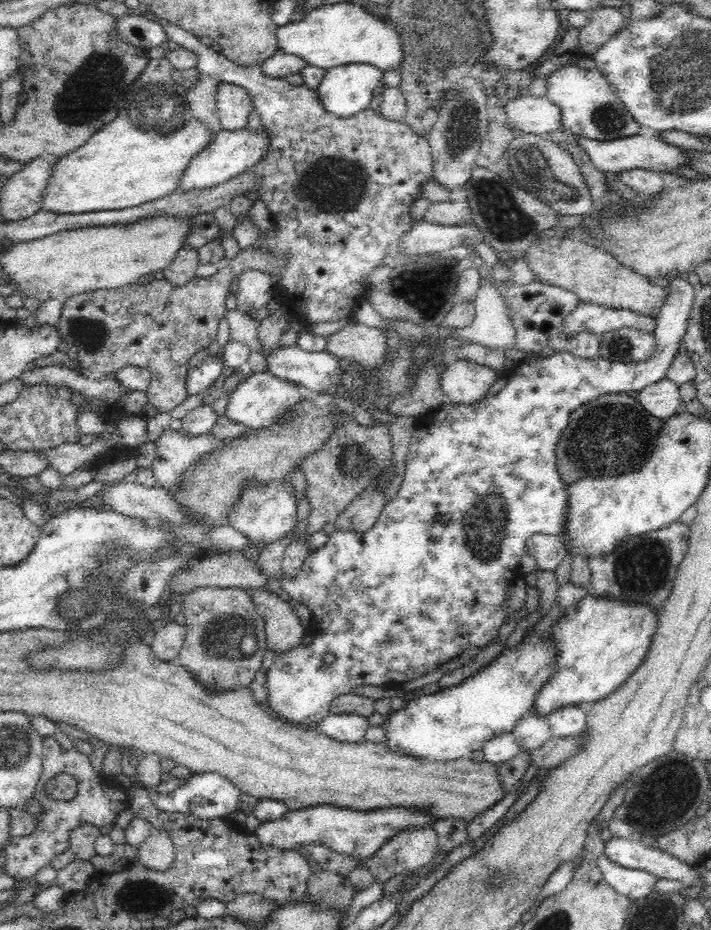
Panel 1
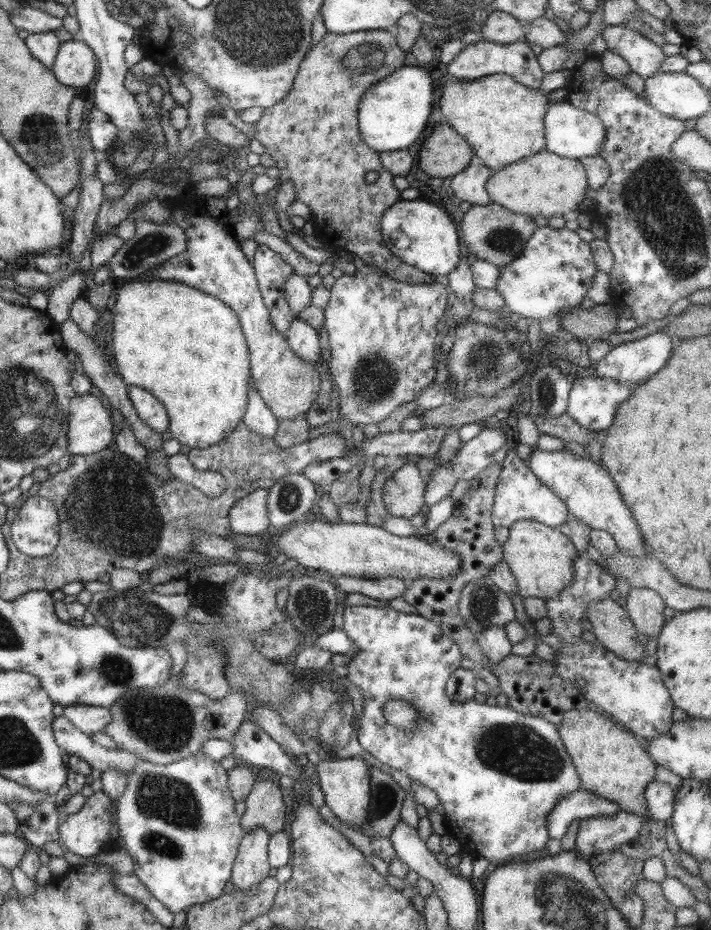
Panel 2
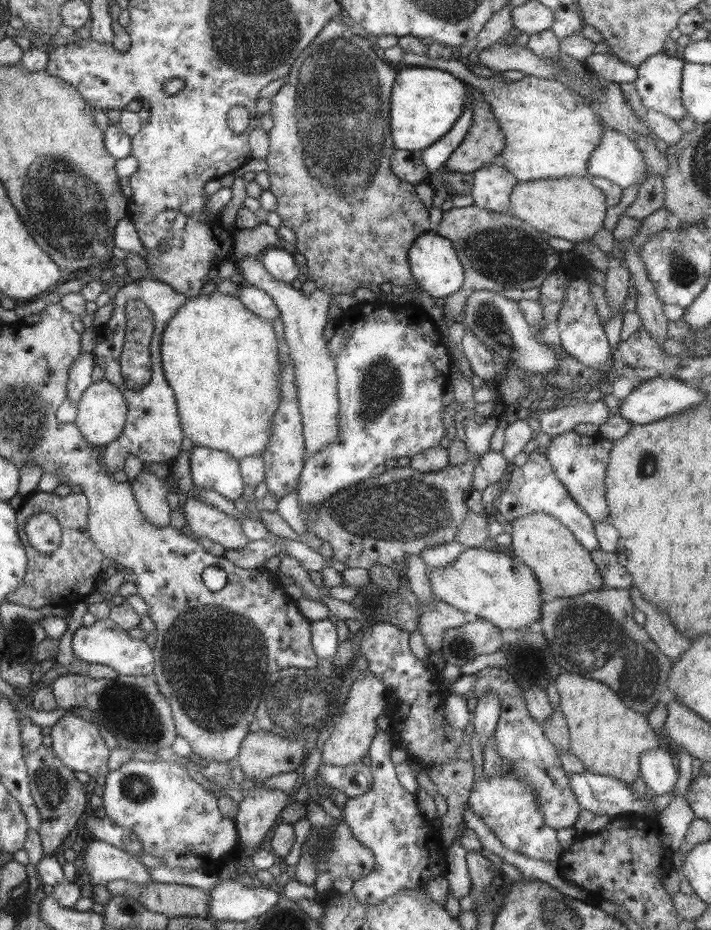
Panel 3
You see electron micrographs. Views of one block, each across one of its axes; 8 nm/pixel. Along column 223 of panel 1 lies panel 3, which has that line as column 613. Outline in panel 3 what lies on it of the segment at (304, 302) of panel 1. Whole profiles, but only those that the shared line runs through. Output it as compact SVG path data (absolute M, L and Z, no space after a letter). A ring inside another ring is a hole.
M610 52L592 53L583 62L606 82L620 85L622 82L635 82L638 76L636 67L624 63L622 59Z

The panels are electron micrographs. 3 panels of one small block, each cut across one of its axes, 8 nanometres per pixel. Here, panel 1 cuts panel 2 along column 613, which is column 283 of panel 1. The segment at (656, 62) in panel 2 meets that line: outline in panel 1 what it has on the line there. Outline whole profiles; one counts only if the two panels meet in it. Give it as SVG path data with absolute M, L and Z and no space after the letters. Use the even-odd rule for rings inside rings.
M350 2L326 4L313 9L302 20L277 30L277 50L294 54L310 66L331 69L347 64L376 66L381 71L398 70L404 60L399 28L388 16L376 15Z

